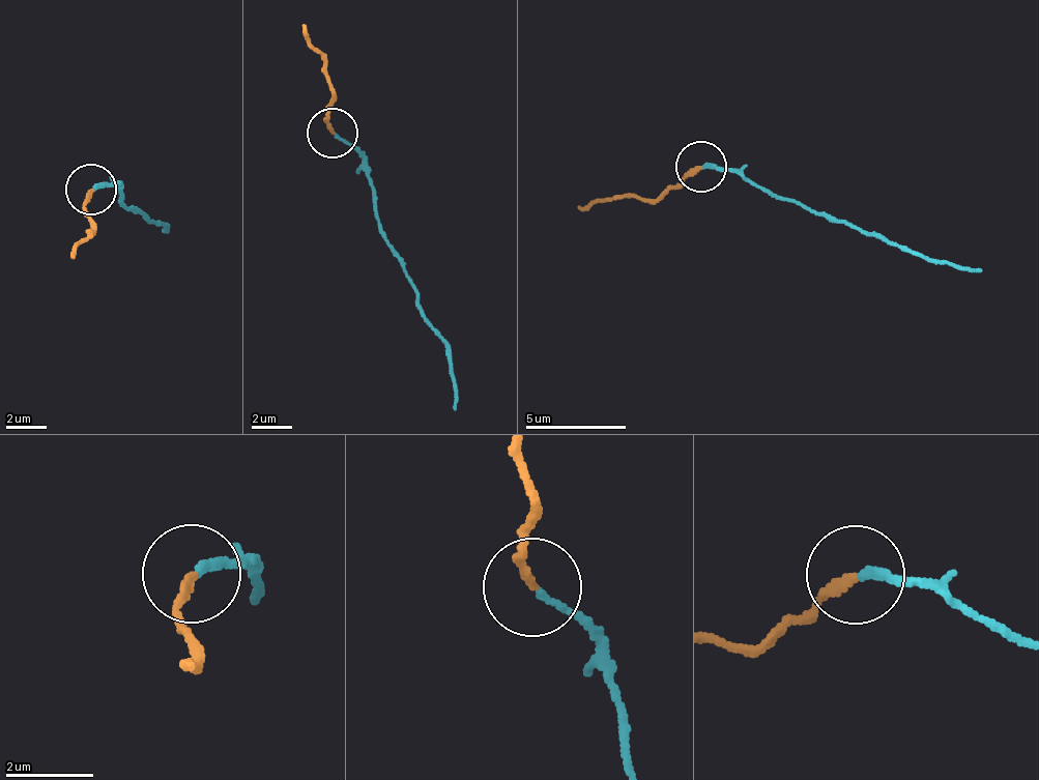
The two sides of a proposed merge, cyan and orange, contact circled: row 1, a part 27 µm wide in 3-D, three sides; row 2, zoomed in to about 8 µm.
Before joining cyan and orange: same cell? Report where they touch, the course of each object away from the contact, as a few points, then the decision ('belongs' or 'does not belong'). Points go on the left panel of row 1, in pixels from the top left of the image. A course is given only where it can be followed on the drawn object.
(90, 190) | cyan via (92, 191), (118, 184), (119, 199), (164, 227), (160, 230) | orange via (92, 191), (85, 209), (93, 235), (74, 257) | does not belong

